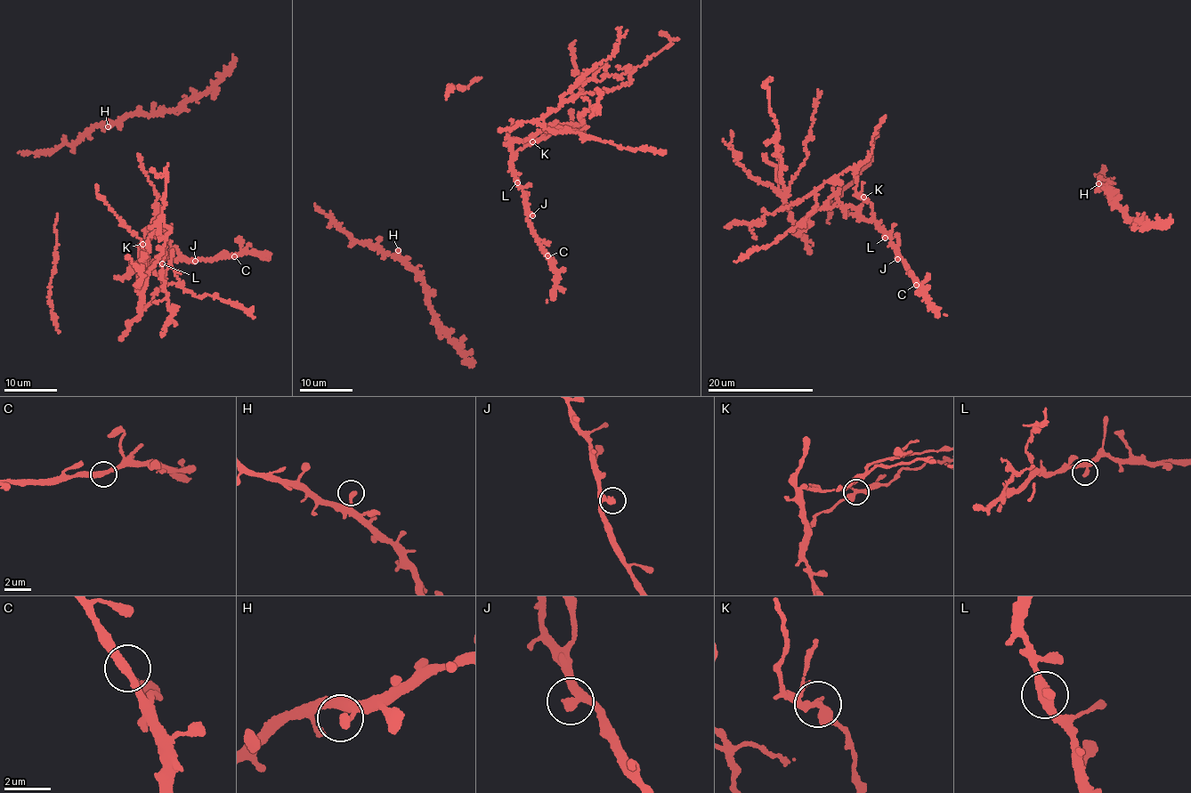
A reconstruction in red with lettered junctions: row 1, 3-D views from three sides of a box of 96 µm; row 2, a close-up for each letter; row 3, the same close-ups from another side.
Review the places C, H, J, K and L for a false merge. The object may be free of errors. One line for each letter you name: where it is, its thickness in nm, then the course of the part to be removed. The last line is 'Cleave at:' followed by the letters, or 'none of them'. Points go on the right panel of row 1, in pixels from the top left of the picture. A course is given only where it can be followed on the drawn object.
K: (863, 197) | 360 nm
Cleave at: K

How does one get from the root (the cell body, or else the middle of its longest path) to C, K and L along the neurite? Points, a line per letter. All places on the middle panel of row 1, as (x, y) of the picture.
C: (528, 217), (530, 230), (547, 255)
K: (528, 217), (525, 199), (514, 178), (512, 164), (515, 151), (531, 141)
L: (528, 217), (525, 199), (517, 182)

